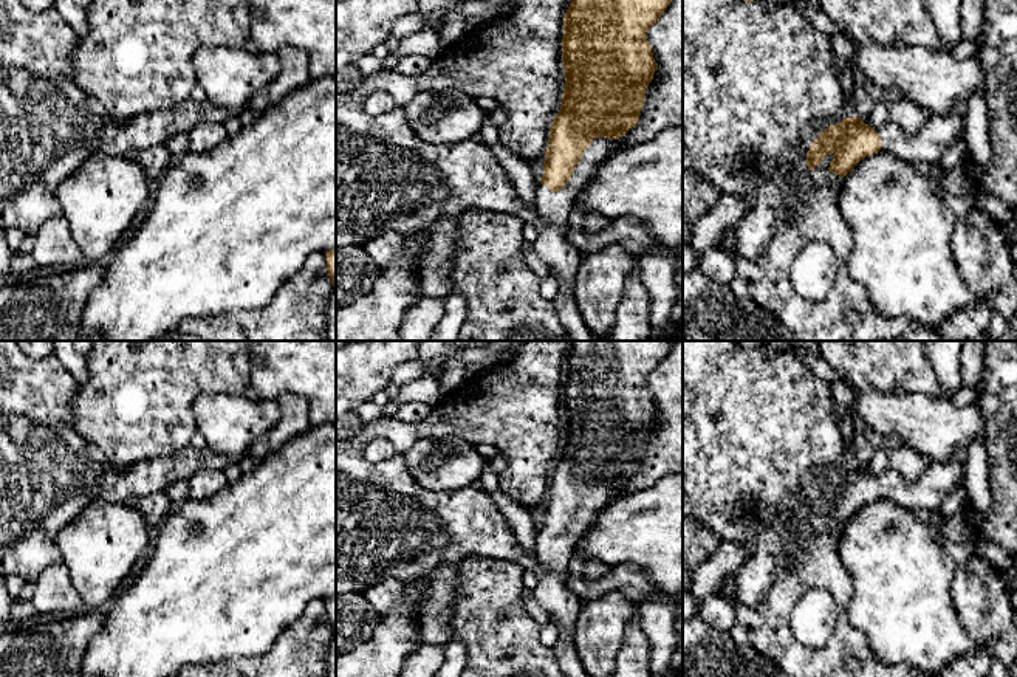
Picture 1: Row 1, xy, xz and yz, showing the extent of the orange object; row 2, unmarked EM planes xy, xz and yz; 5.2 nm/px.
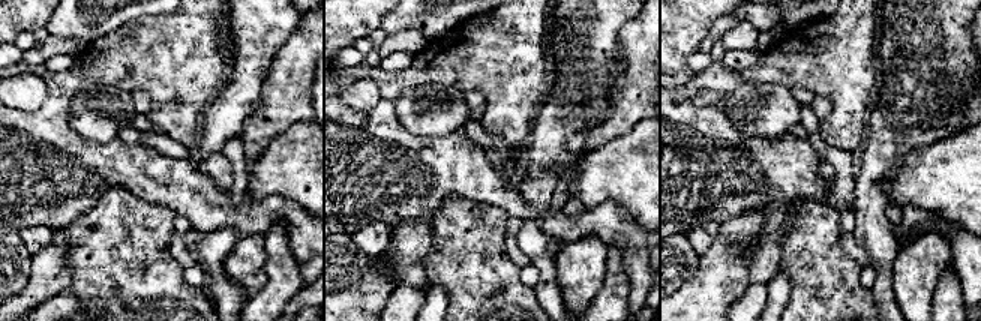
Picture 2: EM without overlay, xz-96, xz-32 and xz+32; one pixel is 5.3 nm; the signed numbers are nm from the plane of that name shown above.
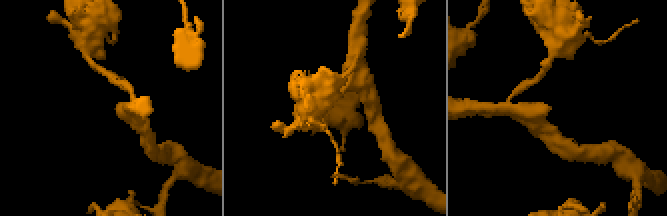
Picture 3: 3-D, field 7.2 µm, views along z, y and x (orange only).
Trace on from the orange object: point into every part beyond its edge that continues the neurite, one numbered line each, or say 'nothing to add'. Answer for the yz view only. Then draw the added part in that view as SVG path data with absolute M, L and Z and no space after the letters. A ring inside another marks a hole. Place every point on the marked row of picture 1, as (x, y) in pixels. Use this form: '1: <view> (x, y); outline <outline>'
1: yz (929, 144); outline M930 115L929 122L913 135L893 122L875 129L875 133L881 138L881 150L892 152L907 163L935 166L957 138L964 136L964 121Z

